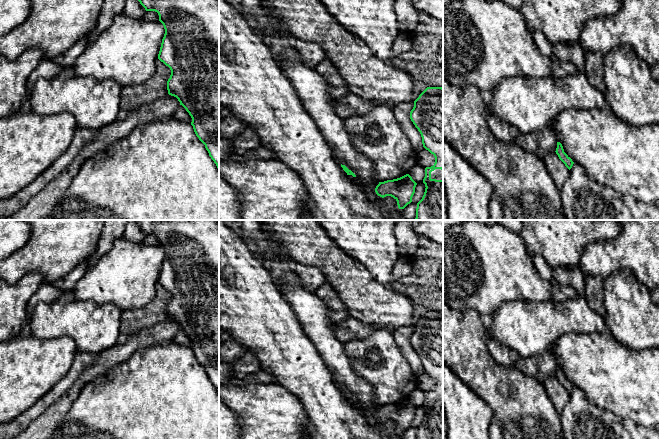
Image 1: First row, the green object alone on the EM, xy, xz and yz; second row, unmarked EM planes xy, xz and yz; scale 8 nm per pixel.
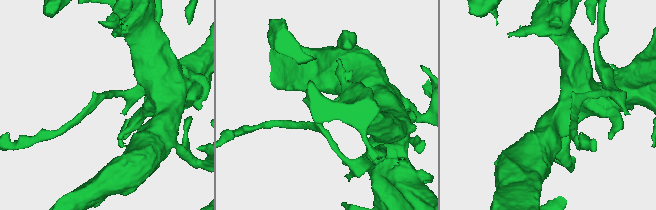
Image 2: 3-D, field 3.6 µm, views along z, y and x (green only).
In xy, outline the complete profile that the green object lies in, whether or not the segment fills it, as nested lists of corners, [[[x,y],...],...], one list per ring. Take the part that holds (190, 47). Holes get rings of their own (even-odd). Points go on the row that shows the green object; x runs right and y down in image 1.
[[[138,0],[146,11],[155,11],[159,15],[159,21],[163,24],[165,34],[162,39],[158,59],[171,70],[167,81],[168,94],[174,96],[180,102],[192,118],[191,125],[199,140],[205,145],[209,156],[219,170],[219,0]]]

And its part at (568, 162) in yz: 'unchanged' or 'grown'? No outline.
unchanged

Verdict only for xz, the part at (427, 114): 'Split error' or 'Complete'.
Split error

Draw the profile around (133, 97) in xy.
[[[157,59],[156,72],[152,78],[141,85],[123,87],[119,118],[124,119],[141,106],[167,96],[167,81],[170,75],[170,68]]]

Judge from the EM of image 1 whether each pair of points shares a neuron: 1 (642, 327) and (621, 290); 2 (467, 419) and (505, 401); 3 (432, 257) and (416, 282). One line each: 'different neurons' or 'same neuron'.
1: same neuron
2: different neurons
3: same neuron

